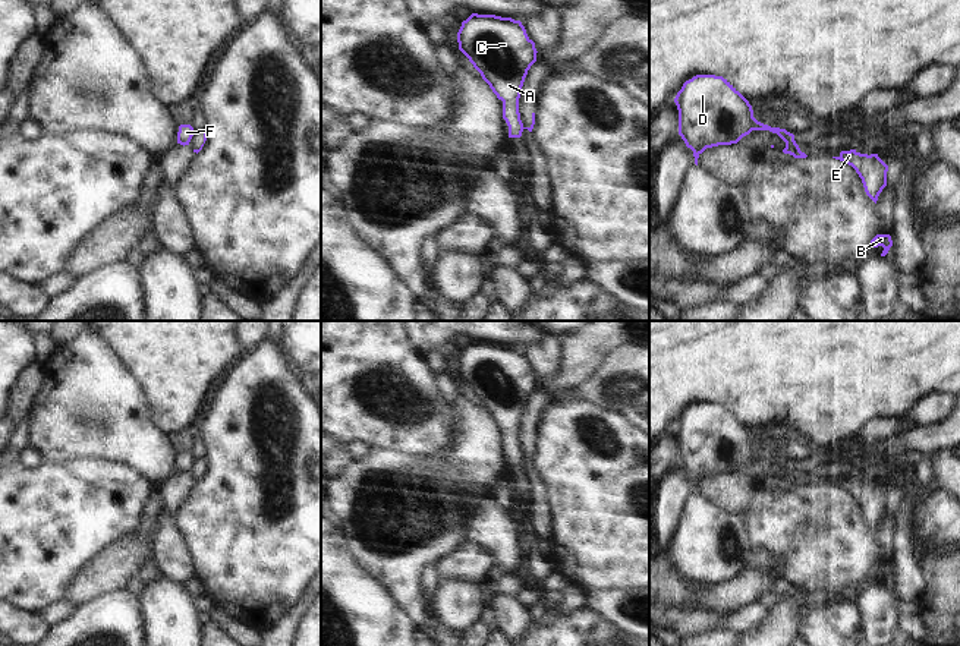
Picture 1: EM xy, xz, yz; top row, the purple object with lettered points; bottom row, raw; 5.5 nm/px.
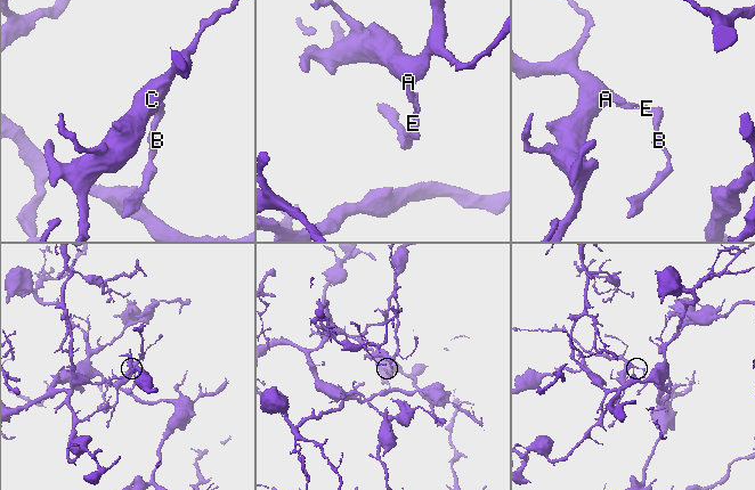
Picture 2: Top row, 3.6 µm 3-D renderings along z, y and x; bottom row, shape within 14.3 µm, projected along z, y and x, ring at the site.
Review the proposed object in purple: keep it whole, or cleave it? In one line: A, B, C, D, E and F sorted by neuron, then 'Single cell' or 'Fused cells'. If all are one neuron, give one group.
Groups: A C D F / B E. Fused cells

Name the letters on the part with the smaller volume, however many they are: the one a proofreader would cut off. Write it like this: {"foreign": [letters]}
{"foreign": ["B", "E"]}

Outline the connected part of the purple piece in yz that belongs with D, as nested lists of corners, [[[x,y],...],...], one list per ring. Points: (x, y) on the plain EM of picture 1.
[[[693,404],[683,412],[674,431],[679,463],[693,479],[696,494],[706,476],[737,472],[752,458],[769,458],[783,469],[794,469],[786,457],[758,450],[749,429],[723,404]]]

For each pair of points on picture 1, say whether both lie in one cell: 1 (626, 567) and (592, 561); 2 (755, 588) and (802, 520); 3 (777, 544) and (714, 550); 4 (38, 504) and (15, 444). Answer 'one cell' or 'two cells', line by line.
1: one cell
2: two cells
3: two cells
4: two cells

